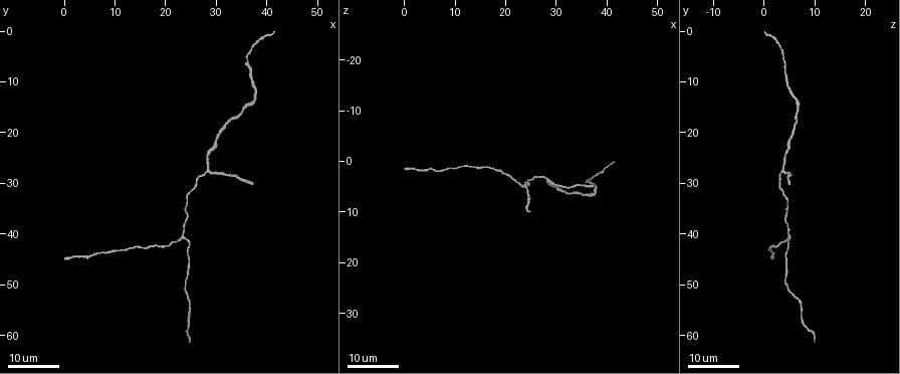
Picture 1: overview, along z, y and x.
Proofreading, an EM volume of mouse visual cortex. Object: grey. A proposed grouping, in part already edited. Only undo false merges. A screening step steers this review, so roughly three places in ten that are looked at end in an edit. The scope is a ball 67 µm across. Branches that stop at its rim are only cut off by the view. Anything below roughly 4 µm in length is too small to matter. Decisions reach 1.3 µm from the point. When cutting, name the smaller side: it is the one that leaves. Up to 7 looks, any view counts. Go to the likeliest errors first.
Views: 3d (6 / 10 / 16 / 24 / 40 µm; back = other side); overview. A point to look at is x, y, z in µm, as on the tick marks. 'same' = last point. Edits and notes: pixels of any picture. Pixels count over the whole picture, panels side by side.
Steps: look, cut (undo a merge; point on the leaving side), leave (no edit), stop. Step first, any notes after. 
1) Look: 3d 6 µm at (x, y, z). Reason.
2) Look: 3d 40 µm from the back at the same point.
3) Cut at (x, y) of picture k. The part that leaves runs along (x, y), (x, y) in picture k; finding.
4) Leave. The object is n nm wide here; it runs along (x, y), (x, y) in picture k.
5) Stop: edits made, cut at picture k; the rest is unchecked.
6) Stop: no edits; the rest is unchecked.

Look: 3d 16 µm at (23.0, 40.5, 4.5). Three-way junction.

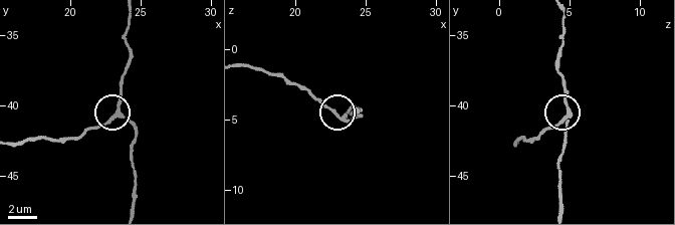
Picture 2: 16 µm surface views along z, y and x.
Look: 3d 6 µm at (23.4, 40.6, 5.0).

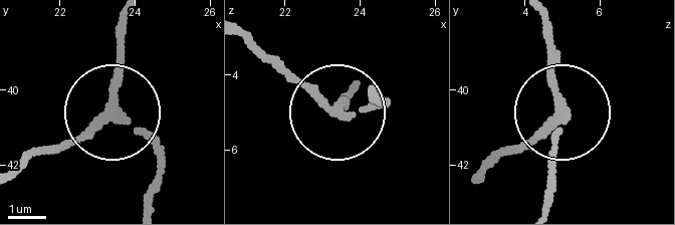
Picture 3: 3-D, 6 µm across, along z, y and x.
Leave. It runs along (544, 25), (547, 72), (567, 115), (547, 175) in picture 3; all the same cell.

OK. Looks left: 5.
Look: 3d 24 µm at (28.5, 27.0, 3.5). Three-way junction.

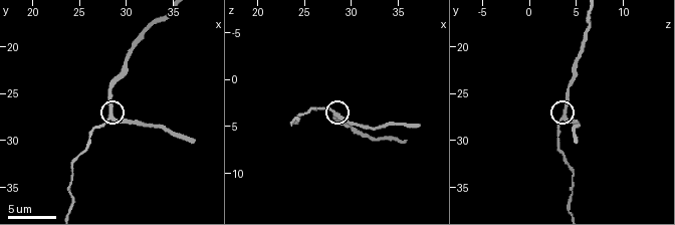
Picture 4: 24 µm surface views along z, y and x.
Look: 3d 6 µm at (28.4, 27.6, 3.8). Zoom in.

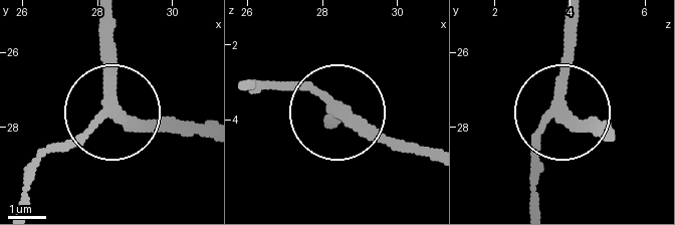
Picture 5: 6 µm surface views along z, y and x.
Leave. It runs along (264, 84), (308, 87), (411, 149) in picture 5; all the same cell.

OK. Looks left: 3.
Look: 3d 16 µm at (36.5, 7.0, 4.0). Thick turns thin.

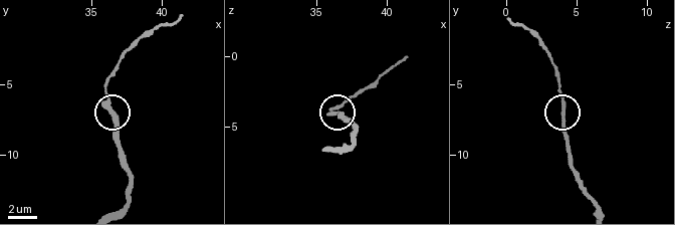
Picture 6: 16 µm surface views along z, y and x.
Look: 3d 6 µm at (36.4, 6.8, 4.0).

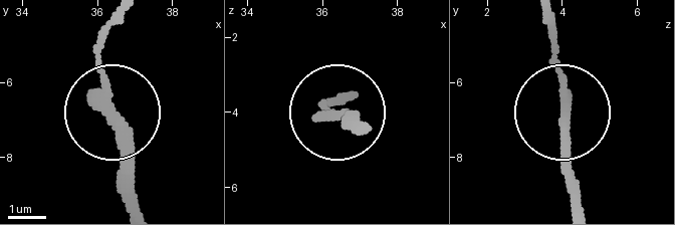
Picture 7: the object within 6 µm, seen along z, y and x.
Look: 3d 6 µm from the back at (36.50, 6.85, 4.10).

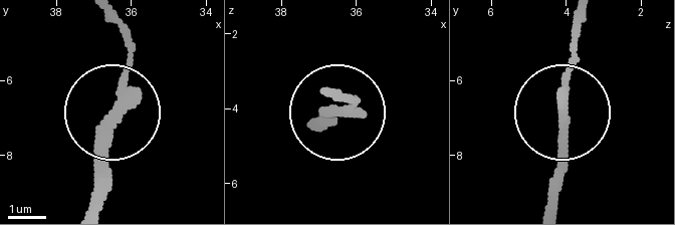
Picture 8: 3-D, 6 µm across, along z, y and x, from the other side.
Cut at (125, 35) of picture 8. The object is 310 nm wide here; the part that leaves runs along (118, 87), (124, 23) in picture 8; a second cell is stuck on.

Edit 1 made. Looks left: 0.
Stop: edits made, cut at picture 8; the rest is unchecked.

